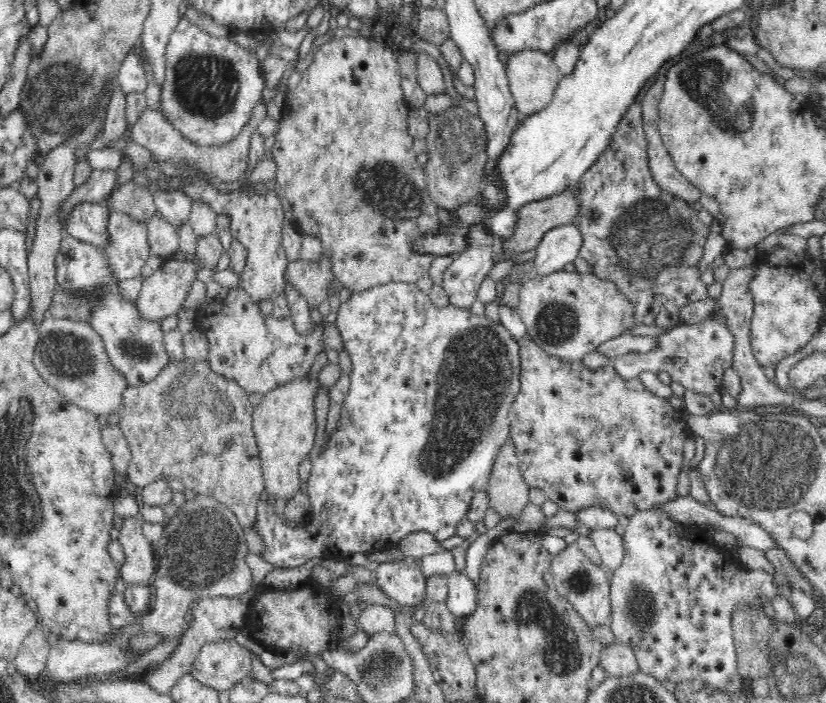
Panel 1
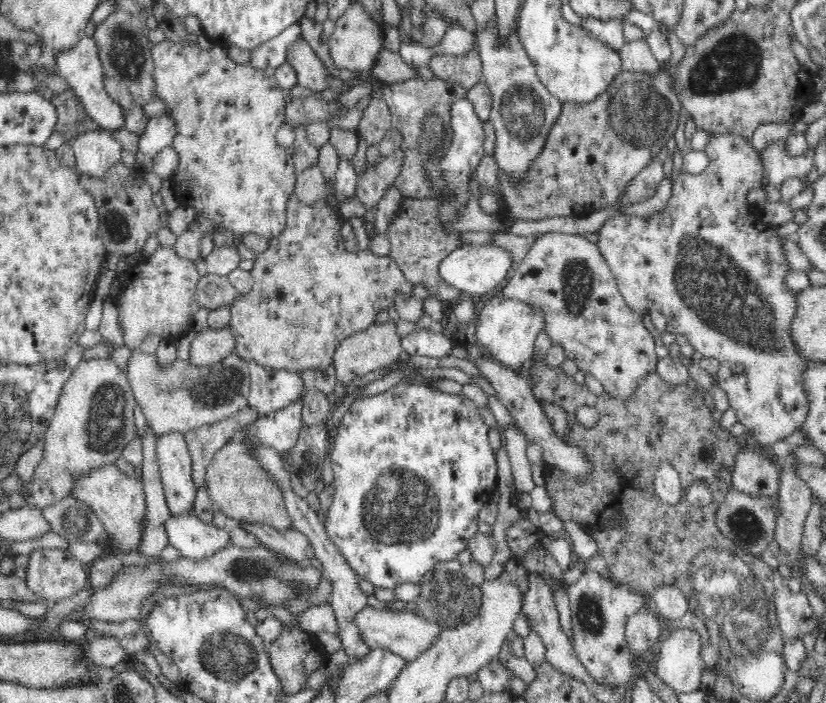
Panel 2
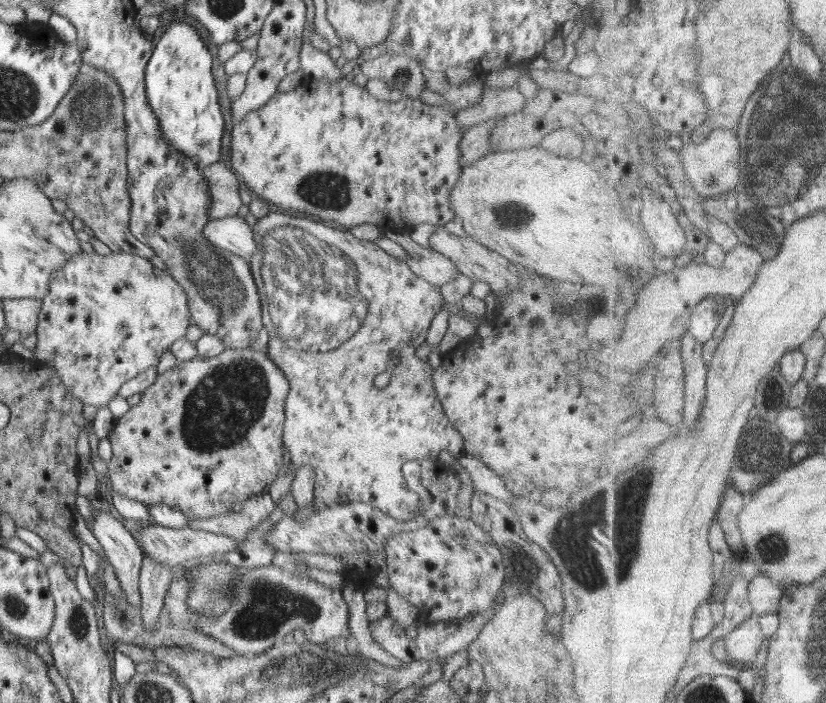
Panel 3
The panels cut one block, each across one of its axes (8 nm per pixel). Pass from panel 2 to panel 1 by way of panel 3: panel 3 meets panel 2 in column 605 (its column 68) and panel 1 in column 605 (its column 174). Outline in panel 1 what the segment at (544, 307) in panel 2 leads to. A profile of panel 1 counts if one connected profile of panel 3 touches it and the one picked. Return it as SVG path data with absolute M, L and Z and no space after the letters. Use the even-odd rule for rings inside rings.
M556 271L546 276L536 275L521 284L518 296L517 309L526 327L526 337L531 338L546 353L569 363L582 362L584 354L594 352L600 344L626 334L626 330L636 325L633 302L619 292L611 280L602 280L591 272Z

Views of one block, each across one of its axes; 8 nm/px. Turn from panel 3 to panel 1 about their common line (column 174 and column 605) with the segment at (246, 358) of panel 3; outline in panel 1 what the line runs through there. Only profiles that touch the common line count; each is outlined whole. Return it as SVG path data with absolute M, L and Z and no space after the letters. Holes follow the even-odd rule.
M522 338L519 344L520 357L520 390L514 399L508 418L510 421L509 438L515 446L516 455L520 460L520 469L529 487L538 488L546 493L546 497L559 505L559 509L565 509L575 513L588 507L606 508L617 516L631 517L636 512L646 511L662 505L663 502L672 501L677 498L677 480L685 465L683 460L684 441L691 435L690 428L684 420L685 411L674 409L670 405L669 398L660 398L644 387L638 377L625 379L616 372L610 364L596 370L590 370L582 362L569 363L560 360L556 355L550 355L542 350L531 338Z

